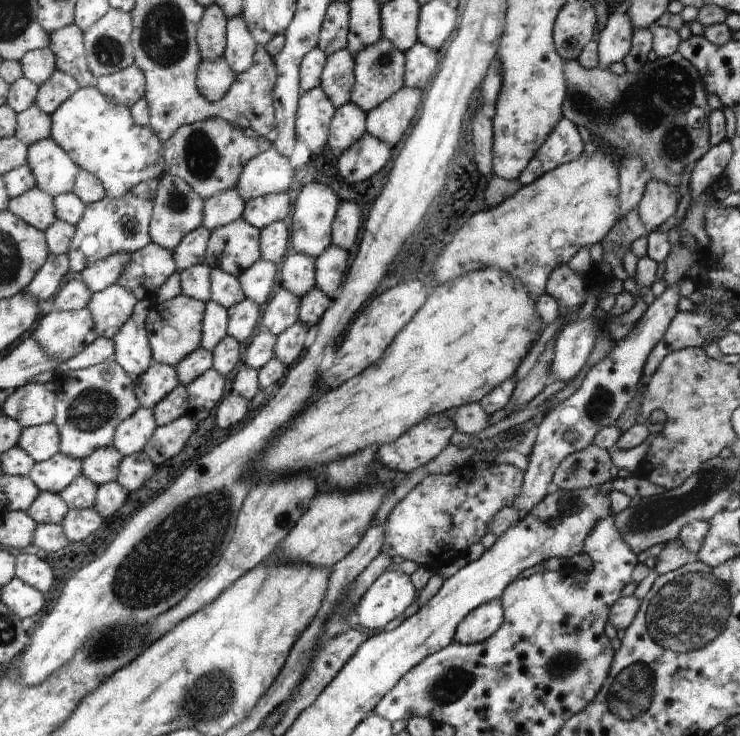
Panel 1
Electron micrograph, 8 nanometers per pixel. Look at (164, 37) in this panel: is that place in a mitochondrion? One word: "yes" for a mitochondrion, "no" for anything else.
yes

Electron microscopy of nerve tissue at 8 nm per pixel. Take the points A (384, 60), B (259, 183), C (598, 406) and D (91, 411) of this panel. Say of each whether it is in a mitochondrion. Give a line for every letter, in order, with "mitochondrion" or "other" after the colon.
A: mitochondrion
B: other
C: mitochondrion
D: mitochondrion

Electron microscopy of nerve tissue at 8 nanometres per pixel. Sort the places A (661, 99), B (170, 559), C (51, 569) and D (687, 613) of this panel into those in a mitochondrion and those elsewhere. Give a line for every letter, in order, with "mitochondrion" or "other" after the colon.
A: mitochondrion
B: mitochondrion
C: other
D: mitochondrion

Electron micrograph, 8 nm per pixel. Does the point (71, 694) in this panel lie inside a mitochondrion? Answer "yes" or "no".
no

